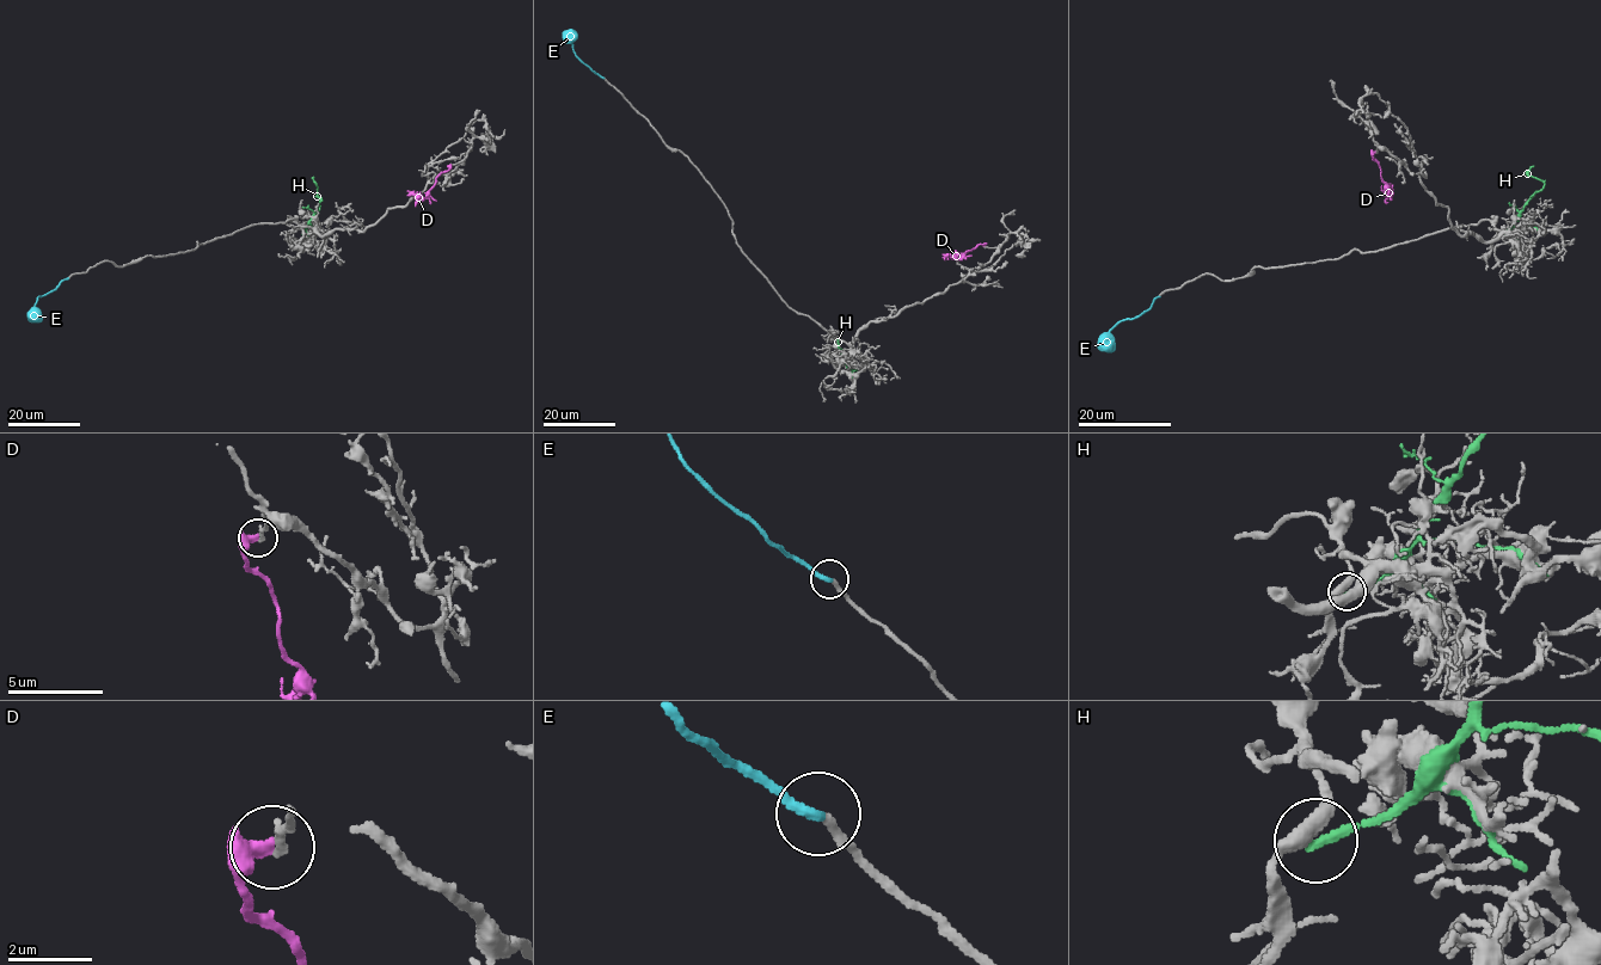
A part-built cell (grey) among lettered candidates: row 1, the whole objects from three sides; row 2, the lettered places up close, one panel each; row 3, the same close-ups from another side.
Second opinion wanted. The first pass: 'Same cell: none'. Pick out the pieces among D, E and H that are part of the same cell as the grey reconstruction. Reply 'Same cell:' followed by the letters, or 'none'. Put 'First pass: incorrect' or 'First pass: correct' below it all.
Same cell: E
First pass: incorrect

